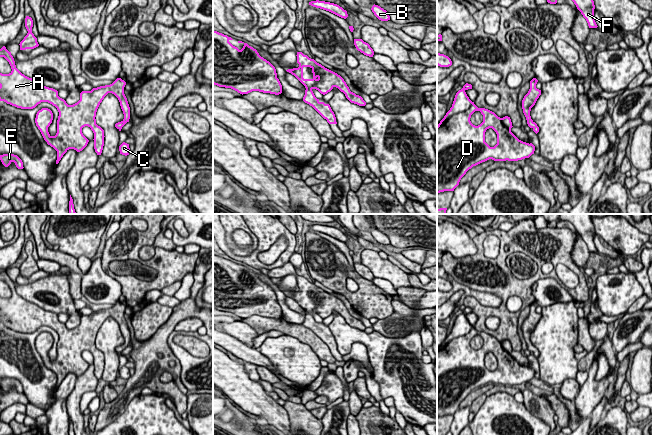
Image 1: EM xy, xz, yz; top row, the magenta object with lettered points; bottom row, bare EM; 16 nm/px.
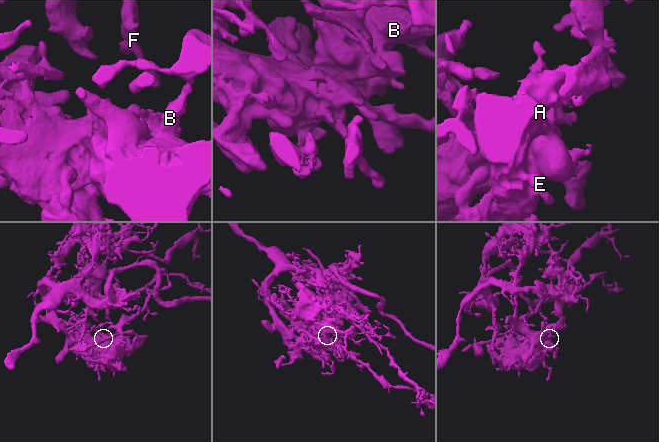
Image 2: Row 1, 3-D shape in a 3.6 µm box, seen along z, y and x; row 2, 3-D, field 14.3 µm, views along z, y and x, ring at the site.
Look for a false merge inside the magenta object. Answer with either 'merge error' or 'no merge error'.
merge error

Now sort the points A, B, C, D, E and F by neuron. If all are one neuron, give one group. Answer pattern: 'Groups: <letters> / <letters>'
Groups: A E F / B C D

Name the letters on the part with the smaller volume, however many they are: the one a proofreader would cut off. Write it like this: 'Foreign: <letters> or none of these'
Foreign: B, C, D

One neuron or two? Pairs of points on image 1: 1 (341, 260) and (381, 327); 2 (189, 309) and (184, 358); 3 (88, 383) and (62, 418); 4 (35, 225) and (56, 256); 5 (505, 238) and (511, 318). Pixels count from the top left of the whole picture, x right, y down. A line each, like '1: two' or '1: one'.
1: two
2: two
3: two
4: one
5: one

